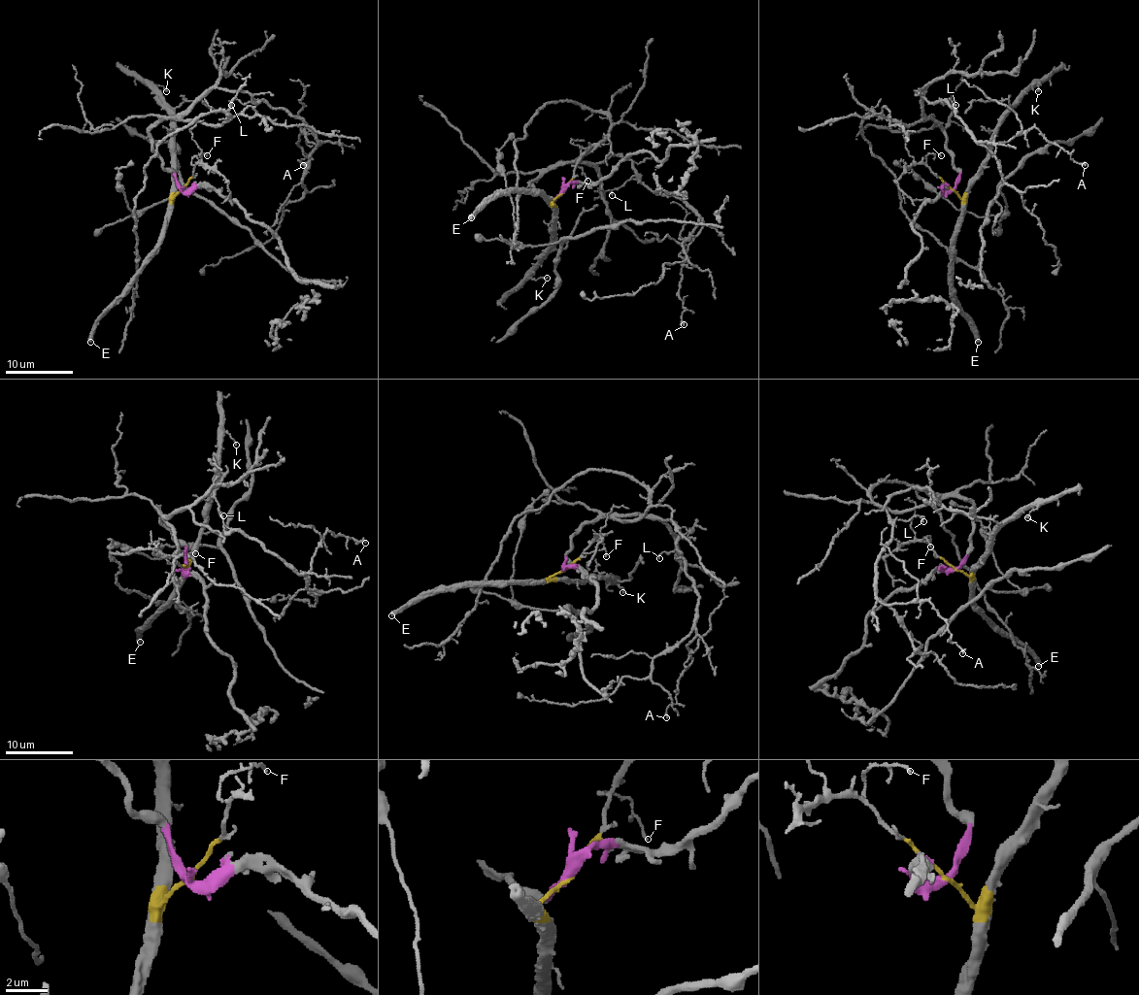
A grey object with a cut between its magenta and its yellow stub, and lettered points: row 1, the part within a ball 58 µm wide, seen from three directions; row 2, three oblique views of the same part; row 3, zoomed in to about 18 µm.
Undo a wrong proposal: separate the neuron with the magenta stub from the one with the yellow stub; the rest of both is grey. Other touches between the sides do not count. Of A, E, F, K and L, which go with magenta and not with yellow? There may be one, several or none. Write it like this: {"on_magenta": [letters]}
{"on_magenta": ["A", "L"]}

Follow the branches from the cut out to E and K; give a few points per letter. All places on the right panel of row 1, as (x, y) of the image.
E: (953, 189), (961, 201), (954, 250), (953, 301), (973, 321), (979, 342)
K: (953, 189), (961, 198), (987, 155), (987, 142), (998, 120), (1036, 84), (1039, 84), (1038, 91)

